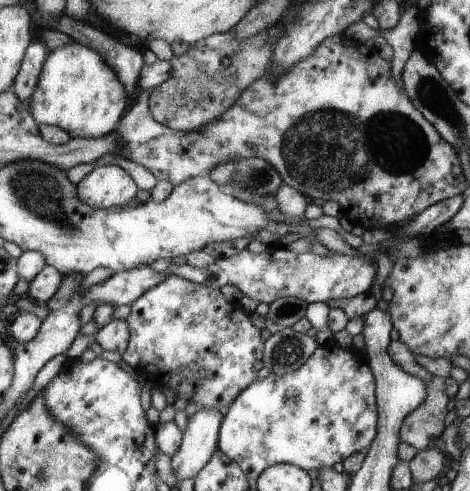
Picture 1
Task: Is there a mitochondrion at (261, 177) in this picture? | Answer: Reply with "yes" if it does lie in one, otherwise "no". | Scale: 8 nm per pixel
yes

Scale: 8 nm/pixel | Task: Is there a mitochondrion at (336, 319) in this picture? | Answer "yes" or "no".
no

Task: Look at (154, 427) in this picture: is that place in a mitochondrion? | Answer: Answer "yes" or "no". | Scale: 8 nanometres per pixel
no

